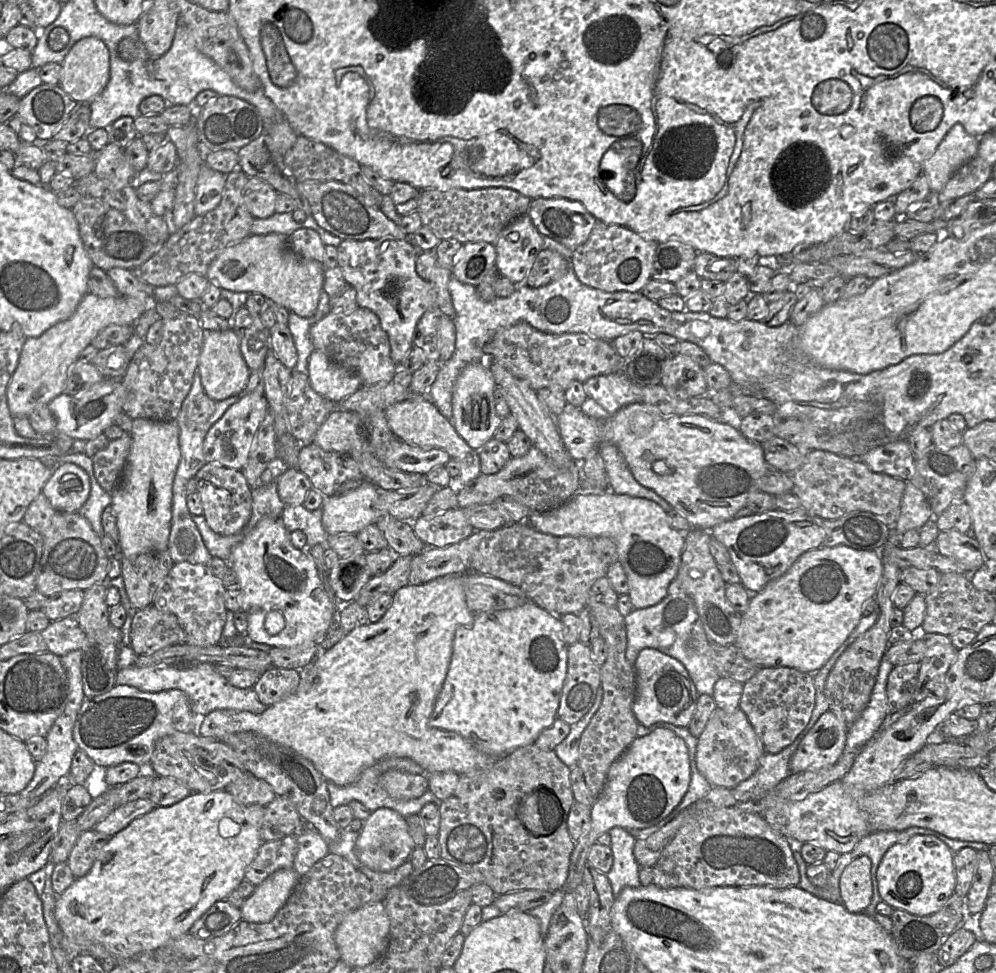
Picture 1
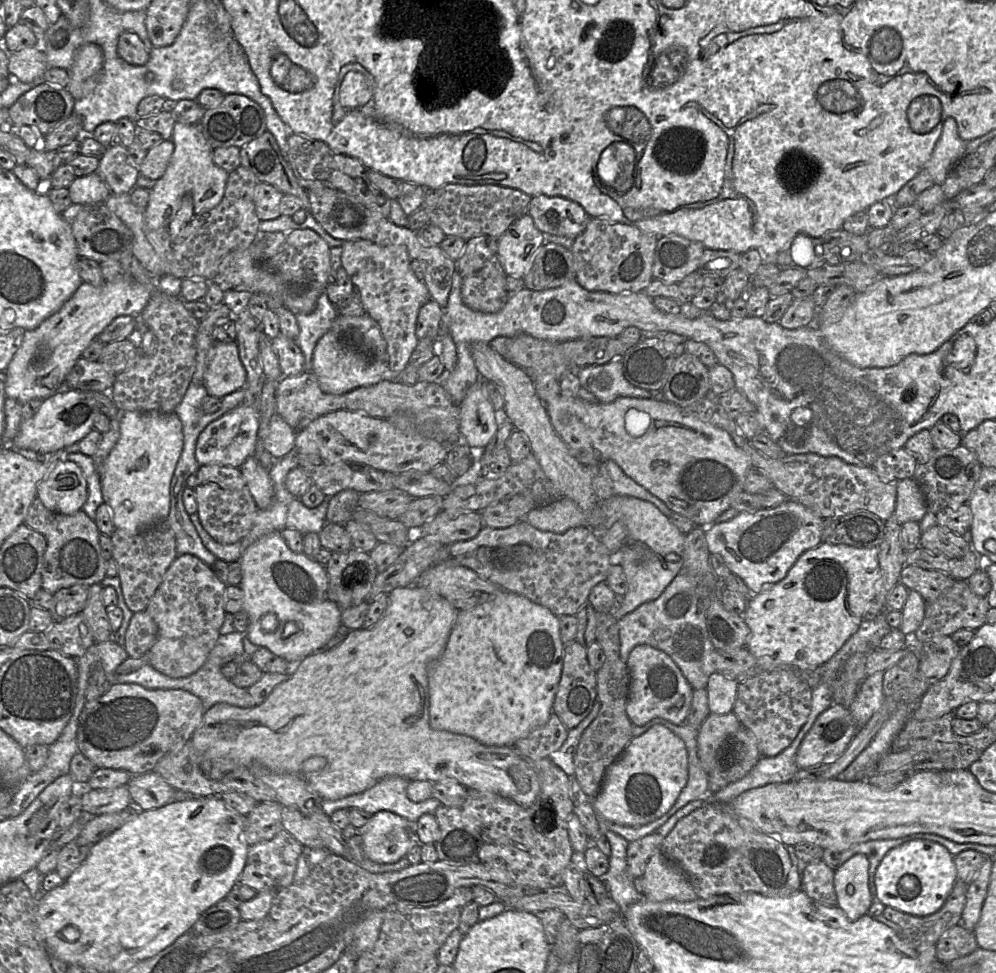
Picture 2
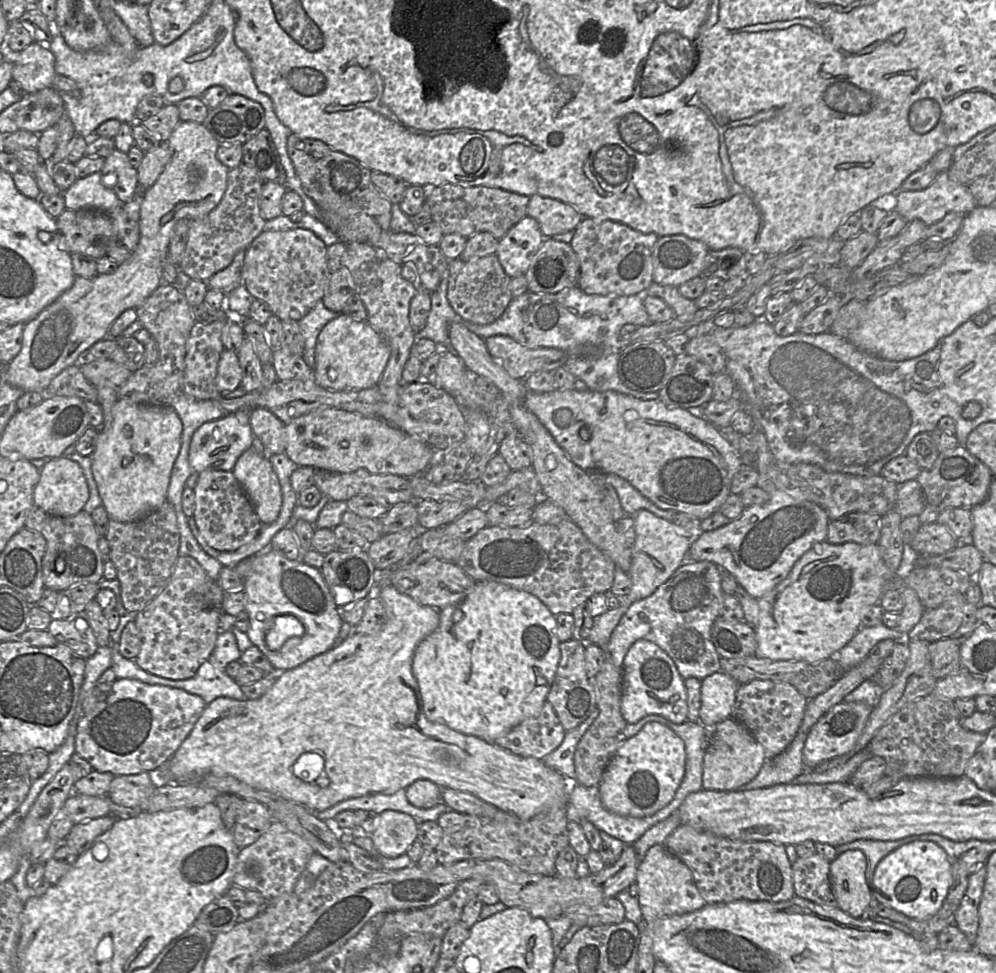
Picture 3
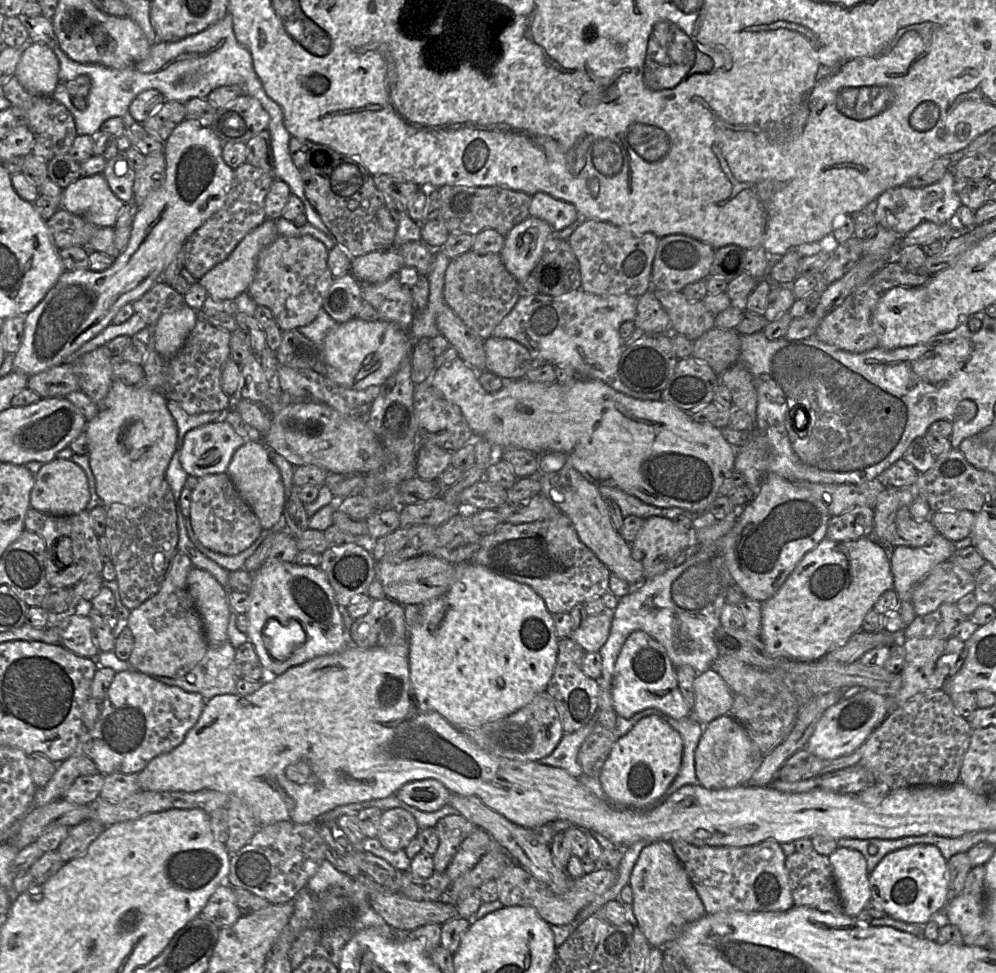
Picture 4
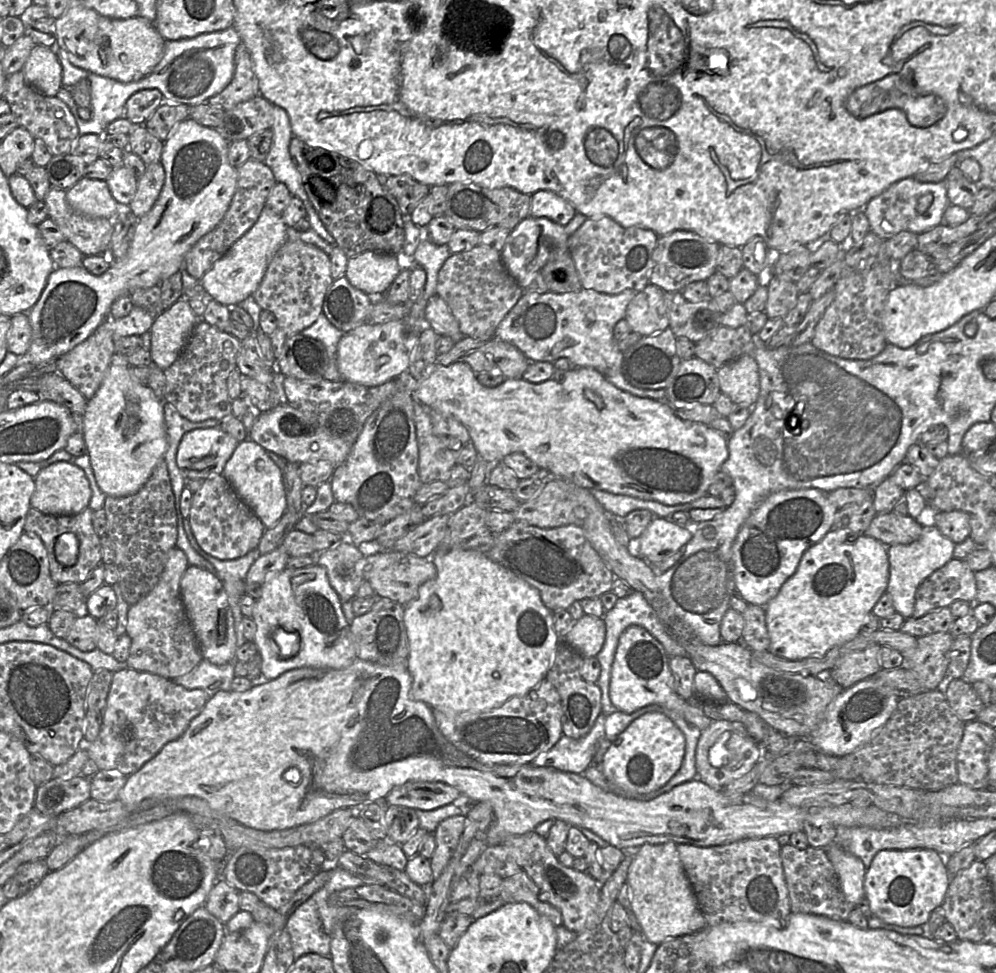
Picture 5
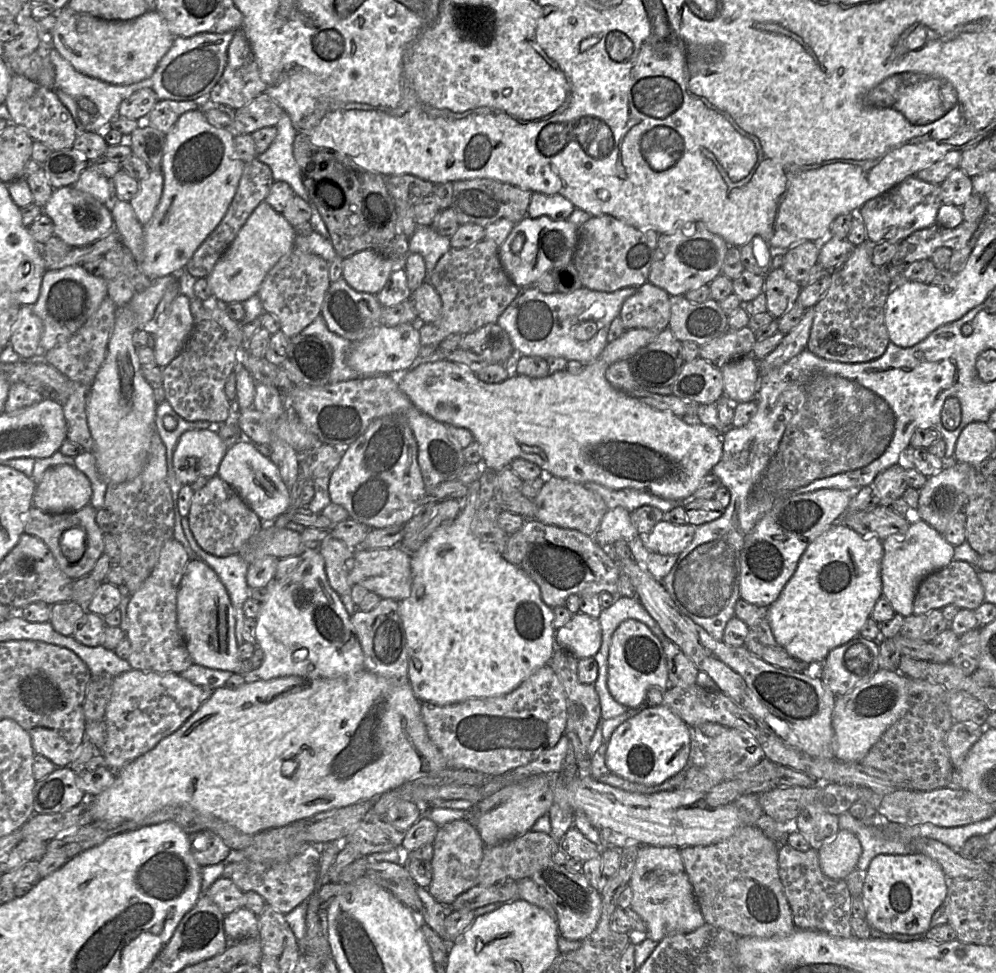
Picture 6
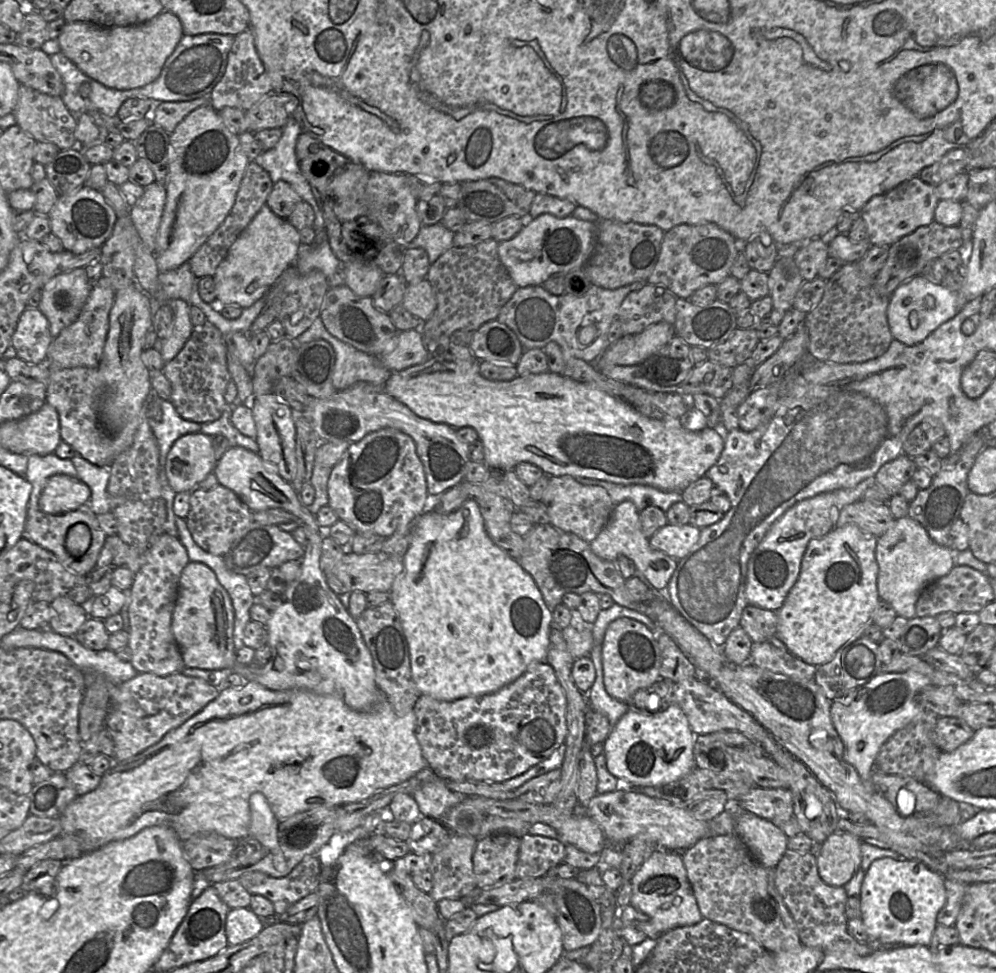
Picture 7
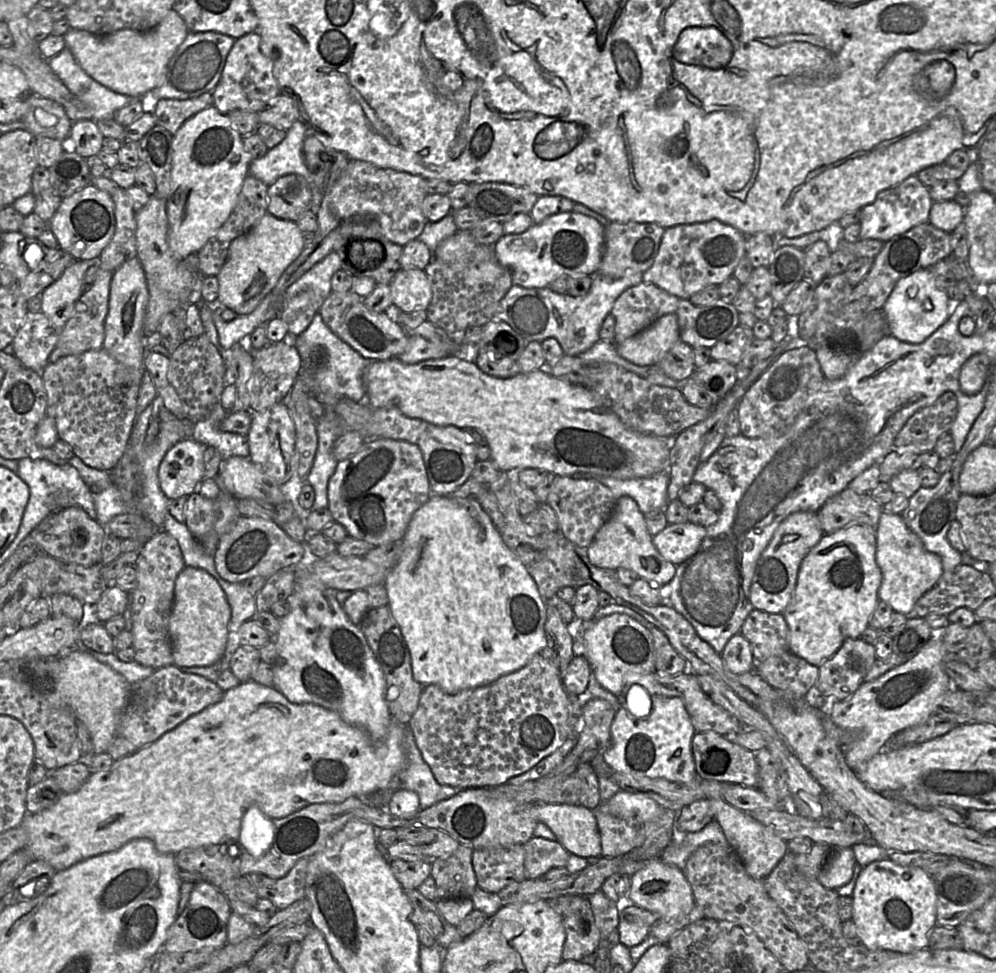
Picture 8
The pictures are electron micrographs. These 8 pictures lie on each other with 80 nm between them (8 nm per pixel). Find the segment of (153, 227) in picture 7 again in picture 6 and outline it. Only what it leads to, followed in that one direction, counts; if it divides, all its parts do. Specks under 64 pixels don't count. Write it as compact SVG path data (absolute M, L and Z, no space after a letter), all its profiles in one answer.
M150 171L148 177L140 181L138 193L129 202L142 226L154 214L162 195L163 182L162 171Z

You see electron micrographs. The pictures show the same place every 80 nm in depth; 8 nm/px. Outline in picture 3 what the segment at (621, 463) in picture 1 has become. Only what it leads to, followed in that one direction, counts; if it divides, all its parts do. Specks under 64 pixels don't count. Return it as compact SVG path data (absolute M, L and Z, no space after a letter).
M606 474L606 480L615 489L626 515L634 516L639 510L647 510L660 518L672 522L677 513L672 510L664 510L657 507L636 490L628 481L616 474Z

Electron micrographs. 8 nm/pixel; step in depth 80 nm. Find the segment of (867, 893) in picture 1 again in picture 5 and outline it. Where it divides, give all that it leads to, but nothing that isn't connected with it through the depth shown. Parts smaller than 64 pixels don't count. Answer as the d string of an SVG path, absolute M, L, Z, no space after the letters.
M832 844L826 850L847 901L857 906L865 899L866 868L862 860L837 844Z

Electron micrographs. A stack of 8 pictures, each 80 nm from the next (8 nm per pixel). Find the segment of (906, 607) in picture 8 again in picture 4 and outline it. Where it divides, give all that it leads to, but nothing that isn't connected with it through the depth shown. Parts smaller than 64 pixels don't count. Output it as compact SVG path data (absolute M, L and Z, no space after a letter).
M938 533L927 546L897 546L889 551L893 590L901 602L911 601L919 581L935 566L950 559L956 550L954 543Z

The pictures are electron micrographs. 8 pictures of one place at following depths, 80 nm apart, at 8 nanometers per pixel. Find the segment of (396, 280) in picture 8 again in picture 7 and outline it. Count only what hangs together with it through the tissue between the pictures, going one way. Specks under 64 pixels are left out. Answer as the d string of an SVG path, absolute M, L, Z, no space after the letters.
M425 278L415 284L407 284L400 304L414 316L427 321L437 307L437 299L433 288Z

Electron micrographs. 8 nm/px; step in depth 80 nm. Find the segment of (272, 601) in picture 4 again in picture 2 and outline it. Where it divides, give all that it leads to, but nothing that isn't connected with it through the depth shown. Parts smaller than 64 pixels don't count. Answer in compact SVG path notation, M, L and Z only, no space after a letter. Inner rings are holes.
M273 532L251 544L238 560L241 567L242 579L239 584L243 592L243 608L249 618L246 637L259 647L270 650L273 654L296 665L308 655L324 649L326 643L339 629L341 622L341 606L332 592L325 567L303 553L292 552L280 532ZM268 614L275 614L280 626L274 632L266 632L261 627L262 618ZM294 621L299 626L299 631L288 638L282 636L282 625Z

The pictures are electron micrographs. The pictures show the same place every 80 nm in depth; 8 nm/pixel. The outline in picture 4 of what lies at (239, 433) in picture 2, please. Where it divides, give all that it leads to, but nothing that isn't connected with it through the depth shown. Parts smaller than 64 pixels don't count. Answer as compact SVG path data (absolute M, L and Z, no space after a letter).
M224 421L208 423L185 434L180 463L188 476L226 473L235 451L247 441Z

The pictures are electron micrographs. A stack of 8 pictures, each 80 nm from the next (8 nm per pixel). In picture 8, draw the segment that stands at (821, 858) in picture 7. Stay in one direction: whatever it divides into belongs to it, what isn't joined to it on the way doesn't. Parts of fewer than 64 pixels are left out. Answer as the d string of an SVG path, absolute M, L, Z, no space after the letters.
M852 847L834 848L819 873L818 880L825 888L836 889L850 881L855 864Z

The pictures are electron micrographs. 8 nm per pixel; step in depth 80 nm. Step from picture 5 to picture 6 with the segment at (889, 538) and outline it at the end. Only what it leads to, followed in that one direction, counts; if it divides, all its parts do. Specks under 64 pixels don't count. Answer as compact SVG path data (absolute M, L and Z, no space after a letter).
M882 505L867 511L845 511L839 521L861 536L875 536L882 541L893 534L905 533L910 526L905 517Z

